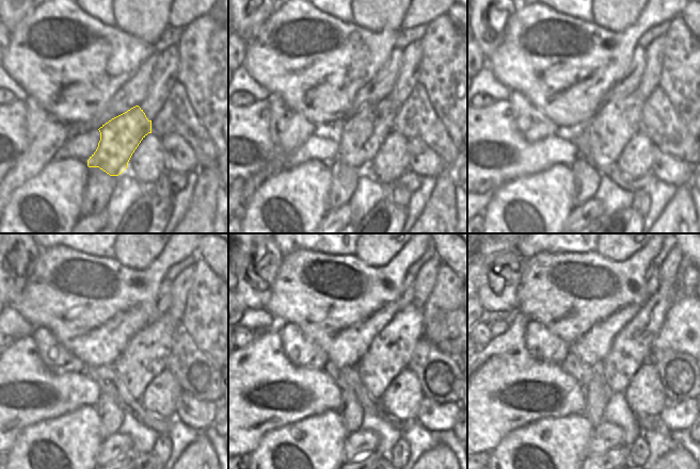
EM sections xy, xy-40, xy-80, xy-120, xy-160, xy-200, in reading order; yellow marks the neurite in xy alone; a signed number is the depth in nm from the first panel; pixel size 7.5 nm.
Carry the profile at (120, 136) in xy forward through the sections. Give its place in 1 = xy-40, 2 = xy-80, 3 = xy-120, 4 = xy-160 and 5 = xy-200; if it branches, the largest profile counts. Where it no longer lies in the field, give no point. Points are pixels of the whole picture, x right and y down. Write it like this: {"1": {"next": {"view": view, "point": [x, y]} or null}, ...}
{"1": {"next": {"view": "xy-40", "point": [360, 135]}}, "2": {"next": {"view": "xy-80", "point": [601, 141]}}, "3": {"next": {"view": "xy-120", "point": [145, 355]}}, "4": {"next": {"view": "xy-160", "point": [390, 352]}}, "5": {"next": {"view": "xy-200", "point": [631, 349]}}}

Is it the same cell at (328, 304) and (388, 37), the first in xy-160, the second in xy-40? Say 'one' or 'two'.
one

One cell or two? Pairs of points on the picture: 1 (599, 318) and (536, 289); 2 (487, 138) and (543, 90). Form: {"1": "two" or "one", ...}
{"1": "one", "2": "two"}

